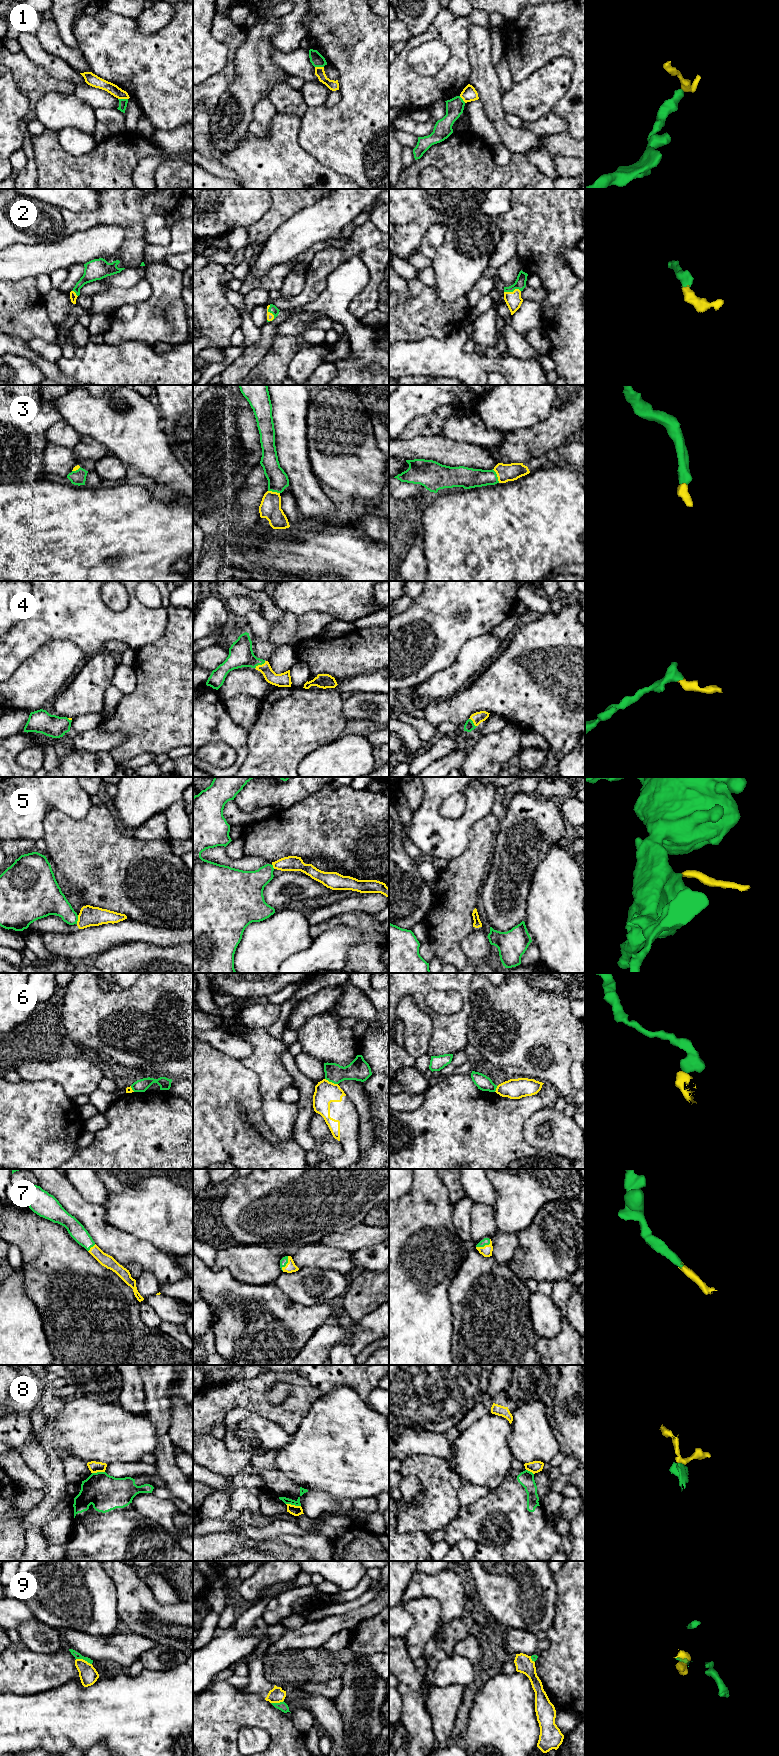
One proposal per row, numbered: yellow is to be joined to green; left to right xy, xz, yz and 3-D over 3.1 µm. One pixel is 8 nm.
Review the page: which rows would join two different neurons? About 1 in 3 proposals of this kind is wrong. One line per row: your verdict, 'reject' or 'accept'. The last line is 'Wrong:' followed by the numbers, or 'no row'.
1: reject
2: accept
3: accept
4: accept
5: reject
6: reject
7: accept
8: reject
9: reject
Wrong: 1, 5, 6, 8, 9

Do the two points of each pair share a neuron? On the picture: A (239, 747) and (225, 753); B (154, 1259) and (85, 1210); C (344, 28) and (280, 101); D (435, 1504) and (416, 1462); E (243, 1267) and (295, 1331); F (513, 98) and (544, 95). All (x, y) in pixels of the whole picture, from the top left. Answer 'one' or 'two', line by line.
A: two
B: one
C: two
D: one
E: two
F: one

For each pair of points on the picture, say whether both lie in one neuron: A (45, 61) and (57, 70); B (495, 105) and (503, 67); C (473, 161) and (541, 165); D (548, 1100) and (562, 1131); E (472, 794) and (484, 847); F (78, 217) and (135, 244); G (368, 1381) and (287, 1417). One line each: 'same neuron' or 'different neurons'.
A: same neuron
B: different neurons
C: different neurons
D: different neurons
E: different neurons
F: same neuron
G: different neurons

